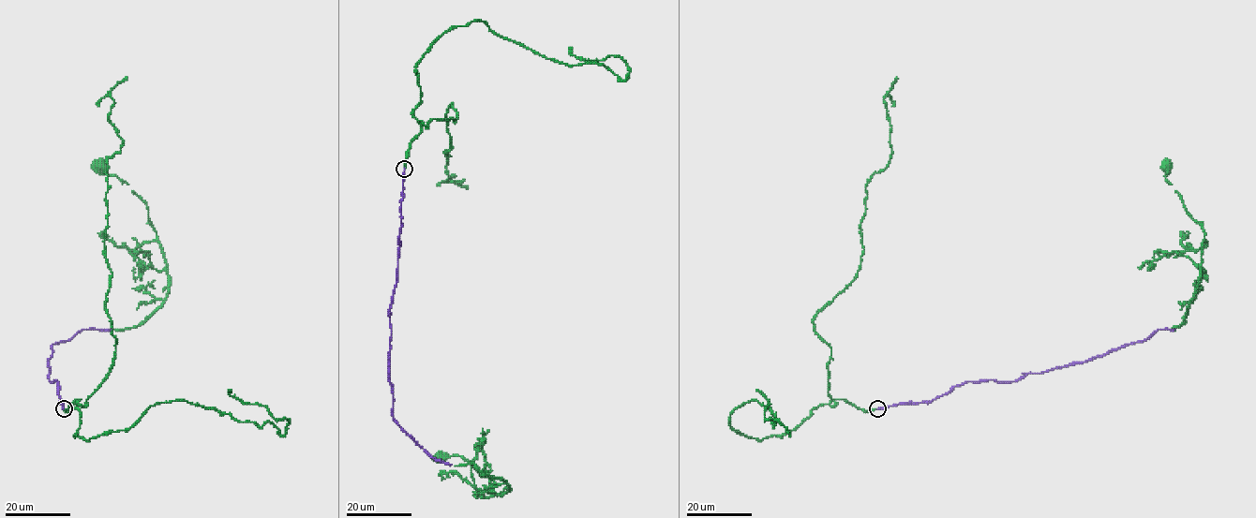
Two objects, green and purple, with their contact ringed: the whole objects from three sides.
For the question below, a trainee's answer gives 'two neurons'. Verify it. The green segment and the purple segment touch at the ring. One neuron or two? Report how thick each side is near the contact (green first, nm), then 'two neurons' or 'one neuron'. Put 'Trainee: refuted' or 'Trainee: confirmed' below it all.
200/240 nm | one neuron
Trainee: refuted

